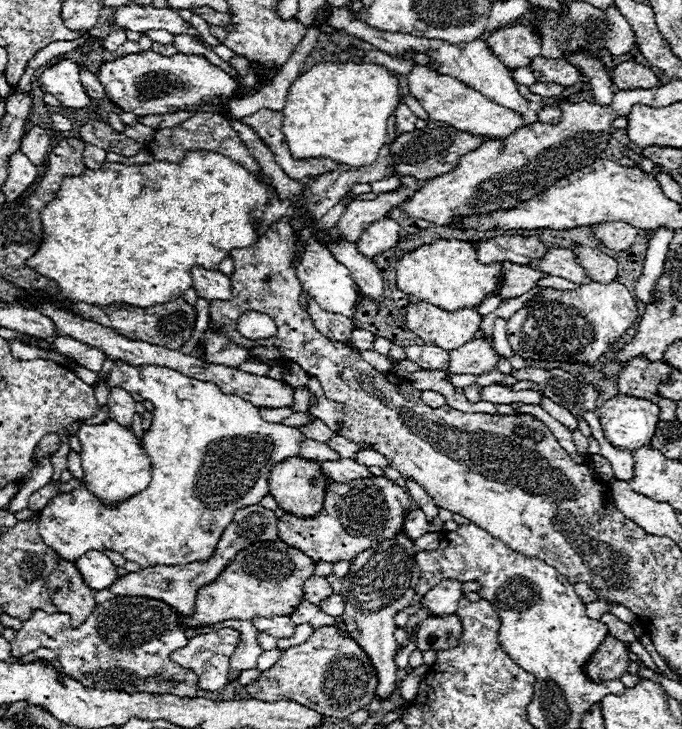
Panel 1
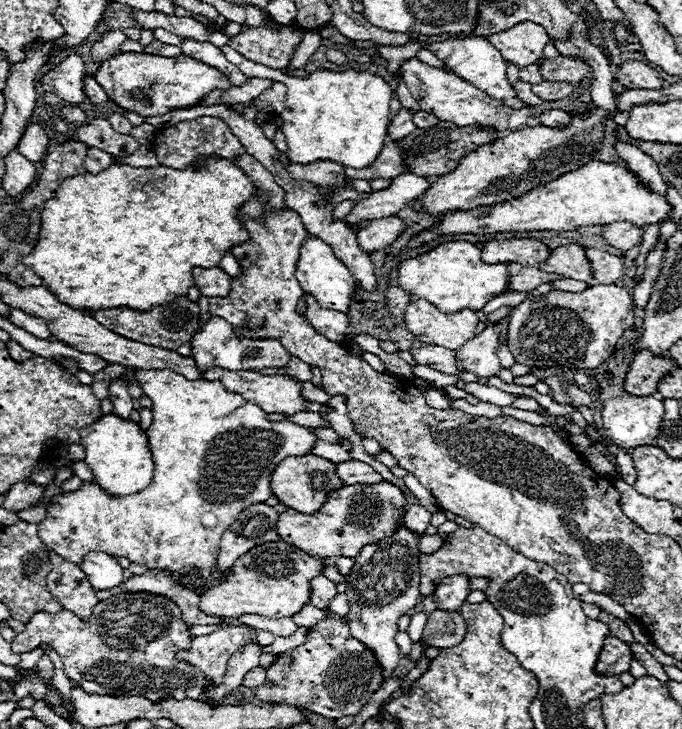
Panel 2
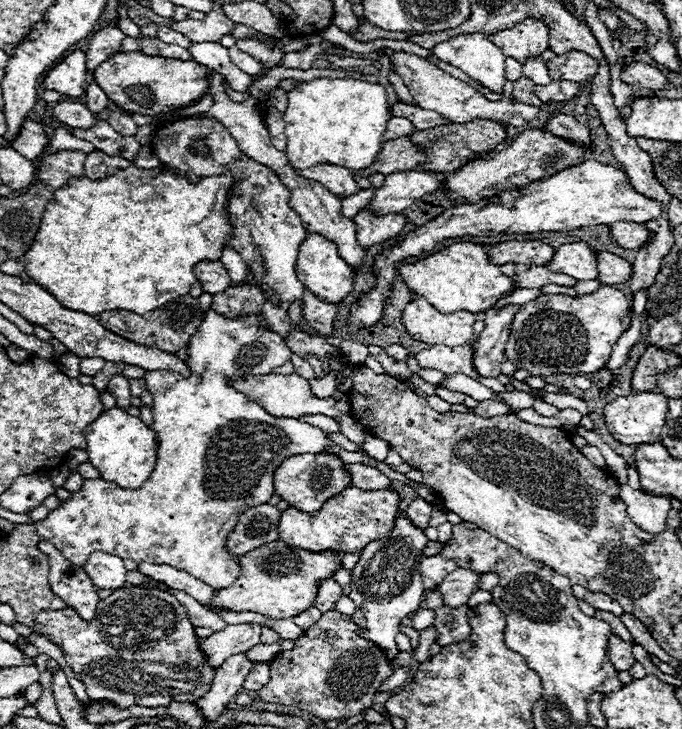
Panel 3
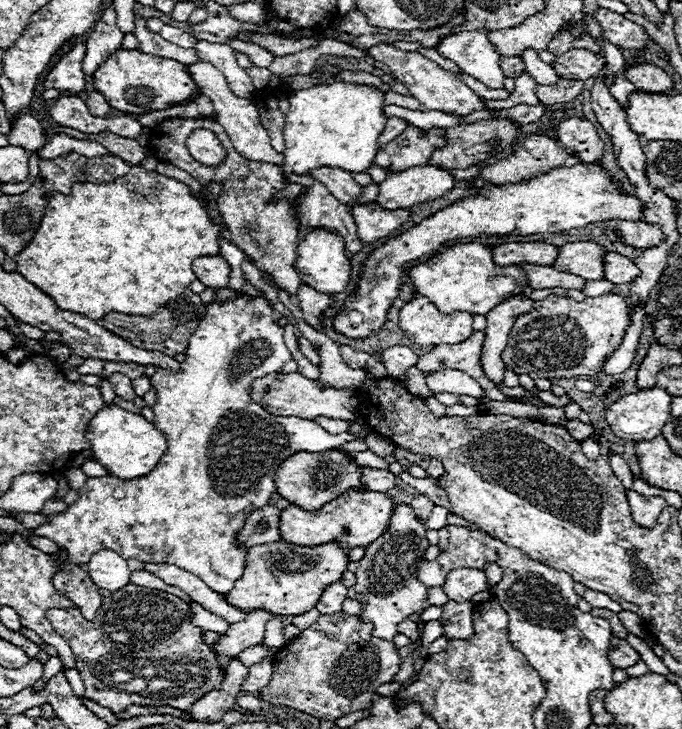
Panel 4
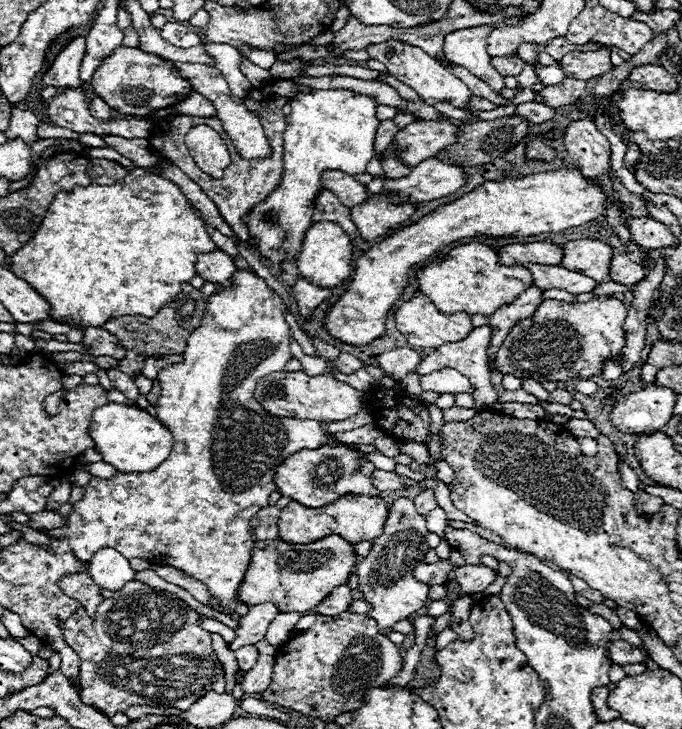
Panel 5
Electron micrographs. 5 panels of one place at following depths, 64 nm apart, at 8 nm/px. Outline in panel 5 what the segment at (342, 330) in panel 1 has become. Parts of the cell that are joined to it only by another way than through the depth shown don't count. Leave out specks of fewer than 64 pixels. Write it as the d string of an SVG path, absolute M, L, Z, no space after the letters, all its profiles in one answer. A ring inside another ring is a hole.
M298 278L296 286L292 288L292 294L296 298L296 304L298 304L298 312L302 318L312 318L312 312L332 296L330 290L326 288L318 288L310 282L306 282L304 278Z

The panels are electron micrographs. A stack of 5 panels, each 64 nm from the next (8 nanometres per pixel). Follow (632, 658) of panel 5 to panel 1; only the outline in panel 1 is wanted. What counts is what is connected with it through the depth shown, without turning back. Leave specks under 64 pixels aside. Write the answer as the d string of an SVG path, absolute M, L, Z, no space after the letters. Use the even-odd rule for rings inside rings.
M608 634L604 642L600 644L600 650L596 650L586 662L584 672L592 682L604 682L604 680L614 680L626 674L628 664L630 660L626 656L624 642Z

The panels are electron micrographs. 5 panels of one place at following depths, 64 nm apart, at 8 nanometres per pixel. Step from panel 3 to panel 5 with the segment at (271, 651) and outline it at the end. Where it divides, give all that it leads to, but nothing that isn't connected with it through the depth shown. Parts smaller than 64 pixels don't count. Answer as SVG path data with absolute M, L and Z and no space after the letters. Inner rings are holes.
M246 646L246 648L242 648L242 650L236 650L234 654L236 654L236 660L238 660L238 666L240 666L244 672L250 670L250 668L258 662L258 656L260 656L260 652L258 652L254 646Z

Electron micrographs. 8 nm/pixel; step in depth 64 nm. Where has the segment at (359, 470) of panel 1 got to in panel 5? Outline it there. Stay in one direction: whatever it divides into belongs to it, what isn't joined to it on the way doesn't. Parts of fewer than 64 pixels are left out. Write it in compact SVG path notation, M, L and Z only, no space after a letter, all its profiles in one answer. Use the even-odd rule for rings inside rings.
M374 470L372 472L372 486L378 488L380 492L392 492L392 490L404 488L404 482L402 482L402 478L396 472Z

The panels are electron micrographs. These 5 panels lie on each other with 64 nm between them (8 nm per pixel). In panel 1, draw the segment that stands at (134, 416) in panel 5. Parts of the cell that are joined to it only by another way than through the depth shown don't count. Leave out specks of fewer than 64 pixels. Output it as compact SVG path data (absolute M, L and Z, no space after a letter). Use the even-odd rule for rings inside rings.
M106 420L104 424L82 426L76 436L82 446L82 452L80 452L82 470L84 470L82 484L92 494L96 494L104 504L116 506L126 498L148 488L150 476L152 476L150 458L142 452L142 444L132 434L130 428L124 428L114 420Z

